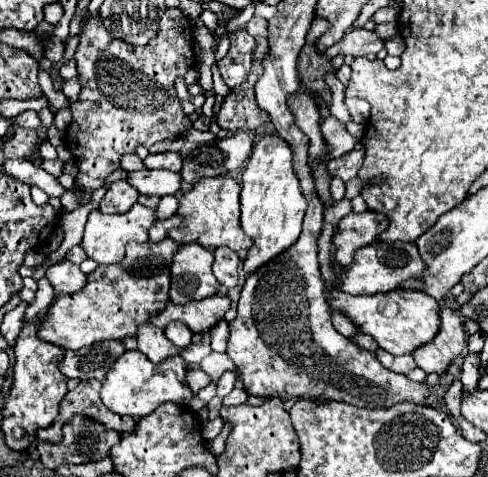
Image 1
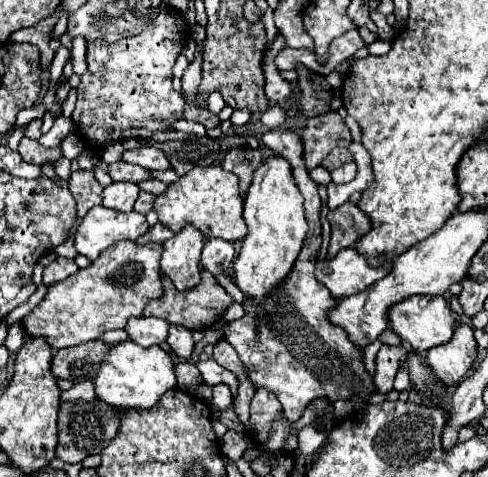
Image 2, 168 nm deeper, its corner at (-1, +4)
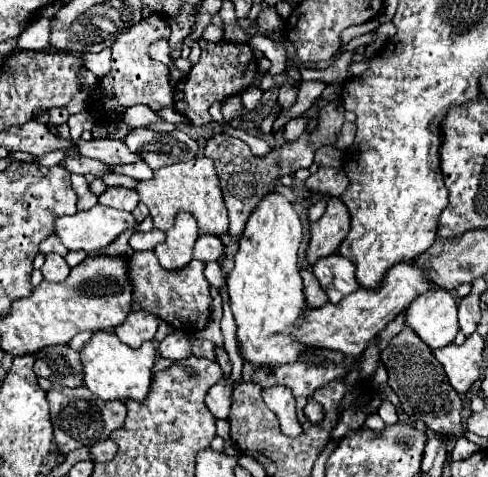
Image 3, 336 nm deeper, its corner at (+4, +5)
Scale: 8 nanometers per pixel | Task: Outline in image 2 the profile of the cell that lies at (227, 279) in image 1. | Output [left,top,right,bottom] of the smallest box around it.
[202,238,234,274]

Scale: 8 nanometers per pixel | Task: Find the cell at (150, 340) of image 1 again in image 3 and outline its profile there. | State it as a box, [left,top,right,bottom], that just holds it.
[115,311,159,349]

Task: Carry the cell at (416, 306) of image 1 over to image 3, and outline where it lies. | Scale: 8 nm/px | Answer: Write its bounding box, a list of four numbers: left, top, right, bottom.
[405,289,459,349]

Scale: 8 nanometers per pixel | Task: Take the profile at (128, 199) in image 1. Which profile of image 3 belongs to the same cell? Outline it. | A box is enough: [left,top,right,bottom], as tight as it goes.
[99,187,139,211]

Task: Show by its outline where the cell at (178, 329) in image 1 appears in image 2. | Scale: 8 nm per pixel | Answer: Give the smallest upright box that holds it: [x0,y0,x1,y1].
[166,326,194,358]

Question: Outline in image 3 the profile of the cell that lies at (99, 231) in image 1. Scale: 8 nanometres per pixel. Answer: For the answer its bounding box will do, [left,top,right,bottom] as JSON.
[55,203,135,253]

